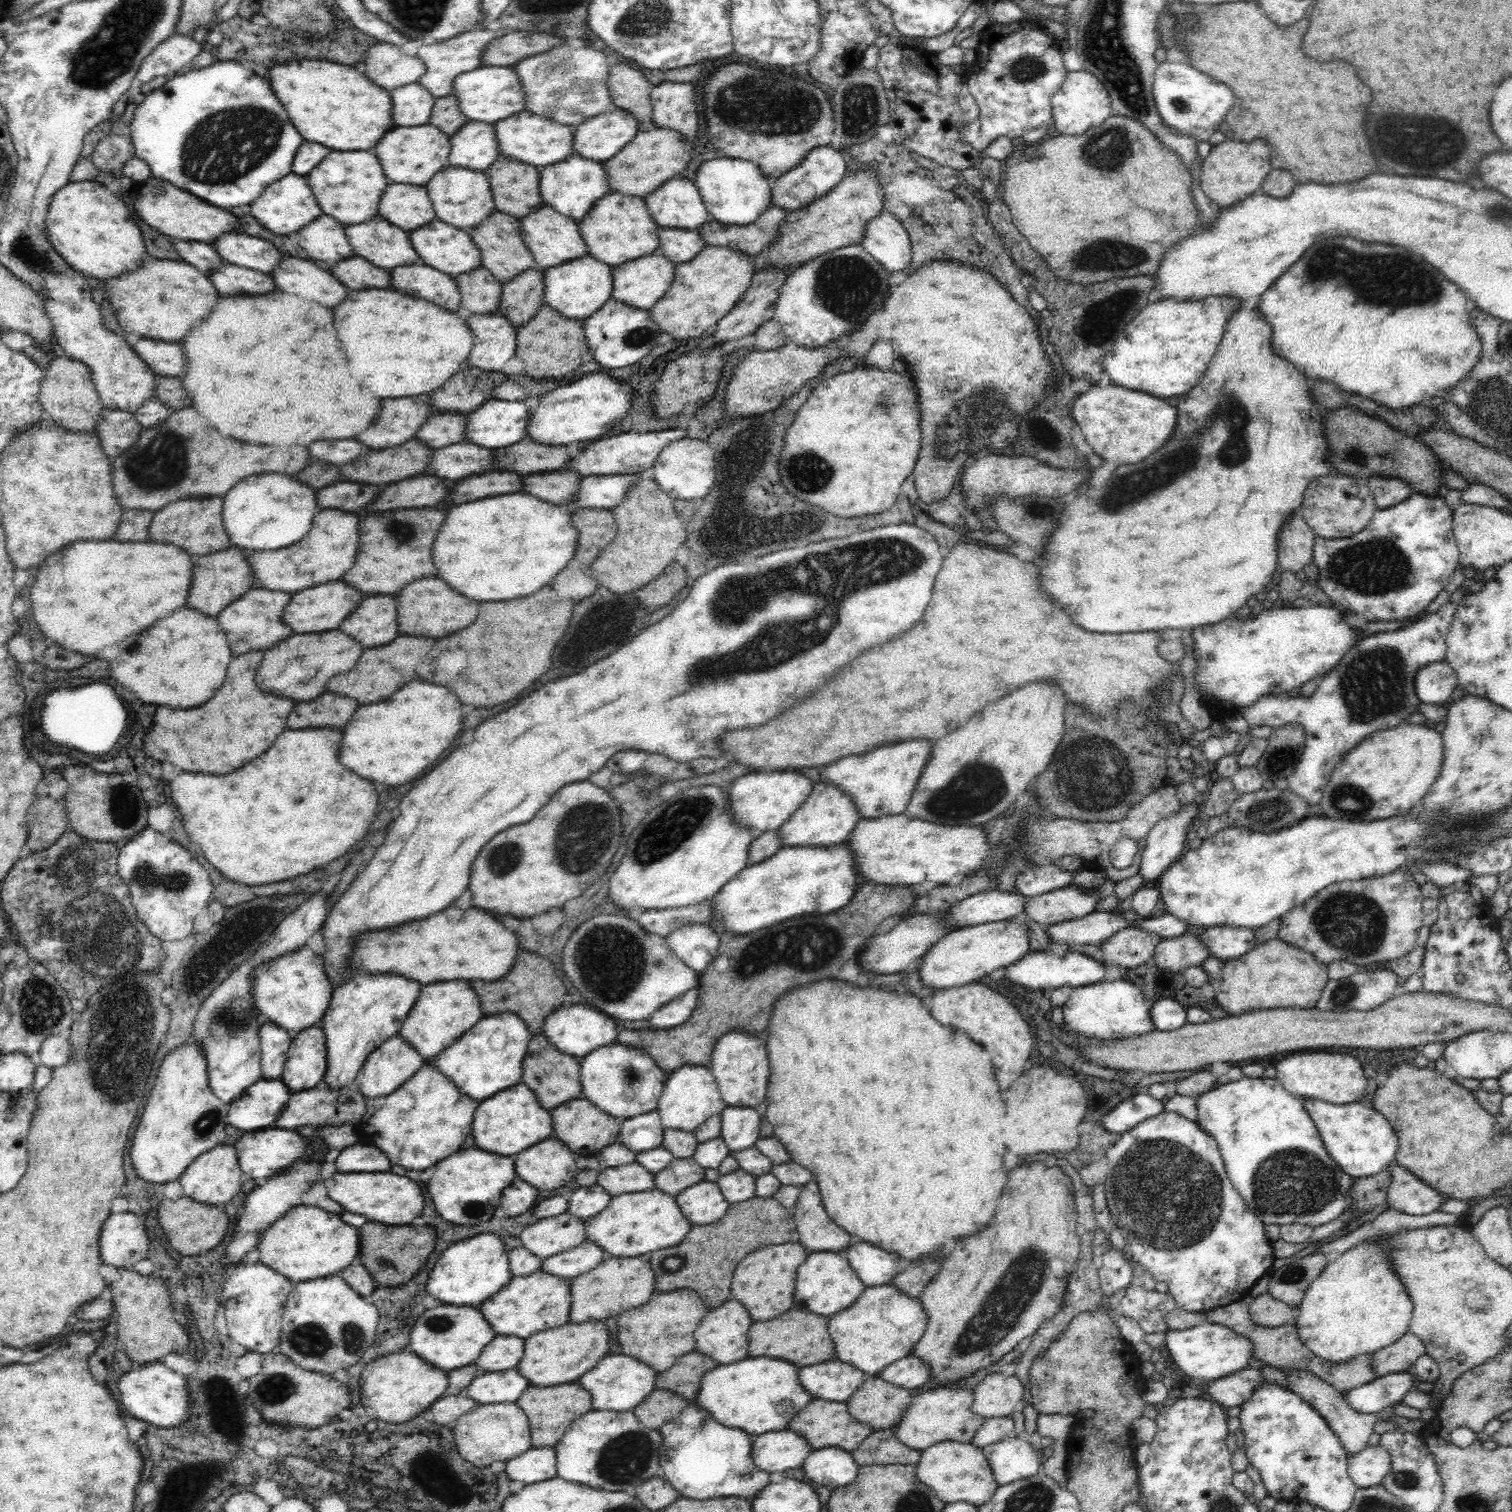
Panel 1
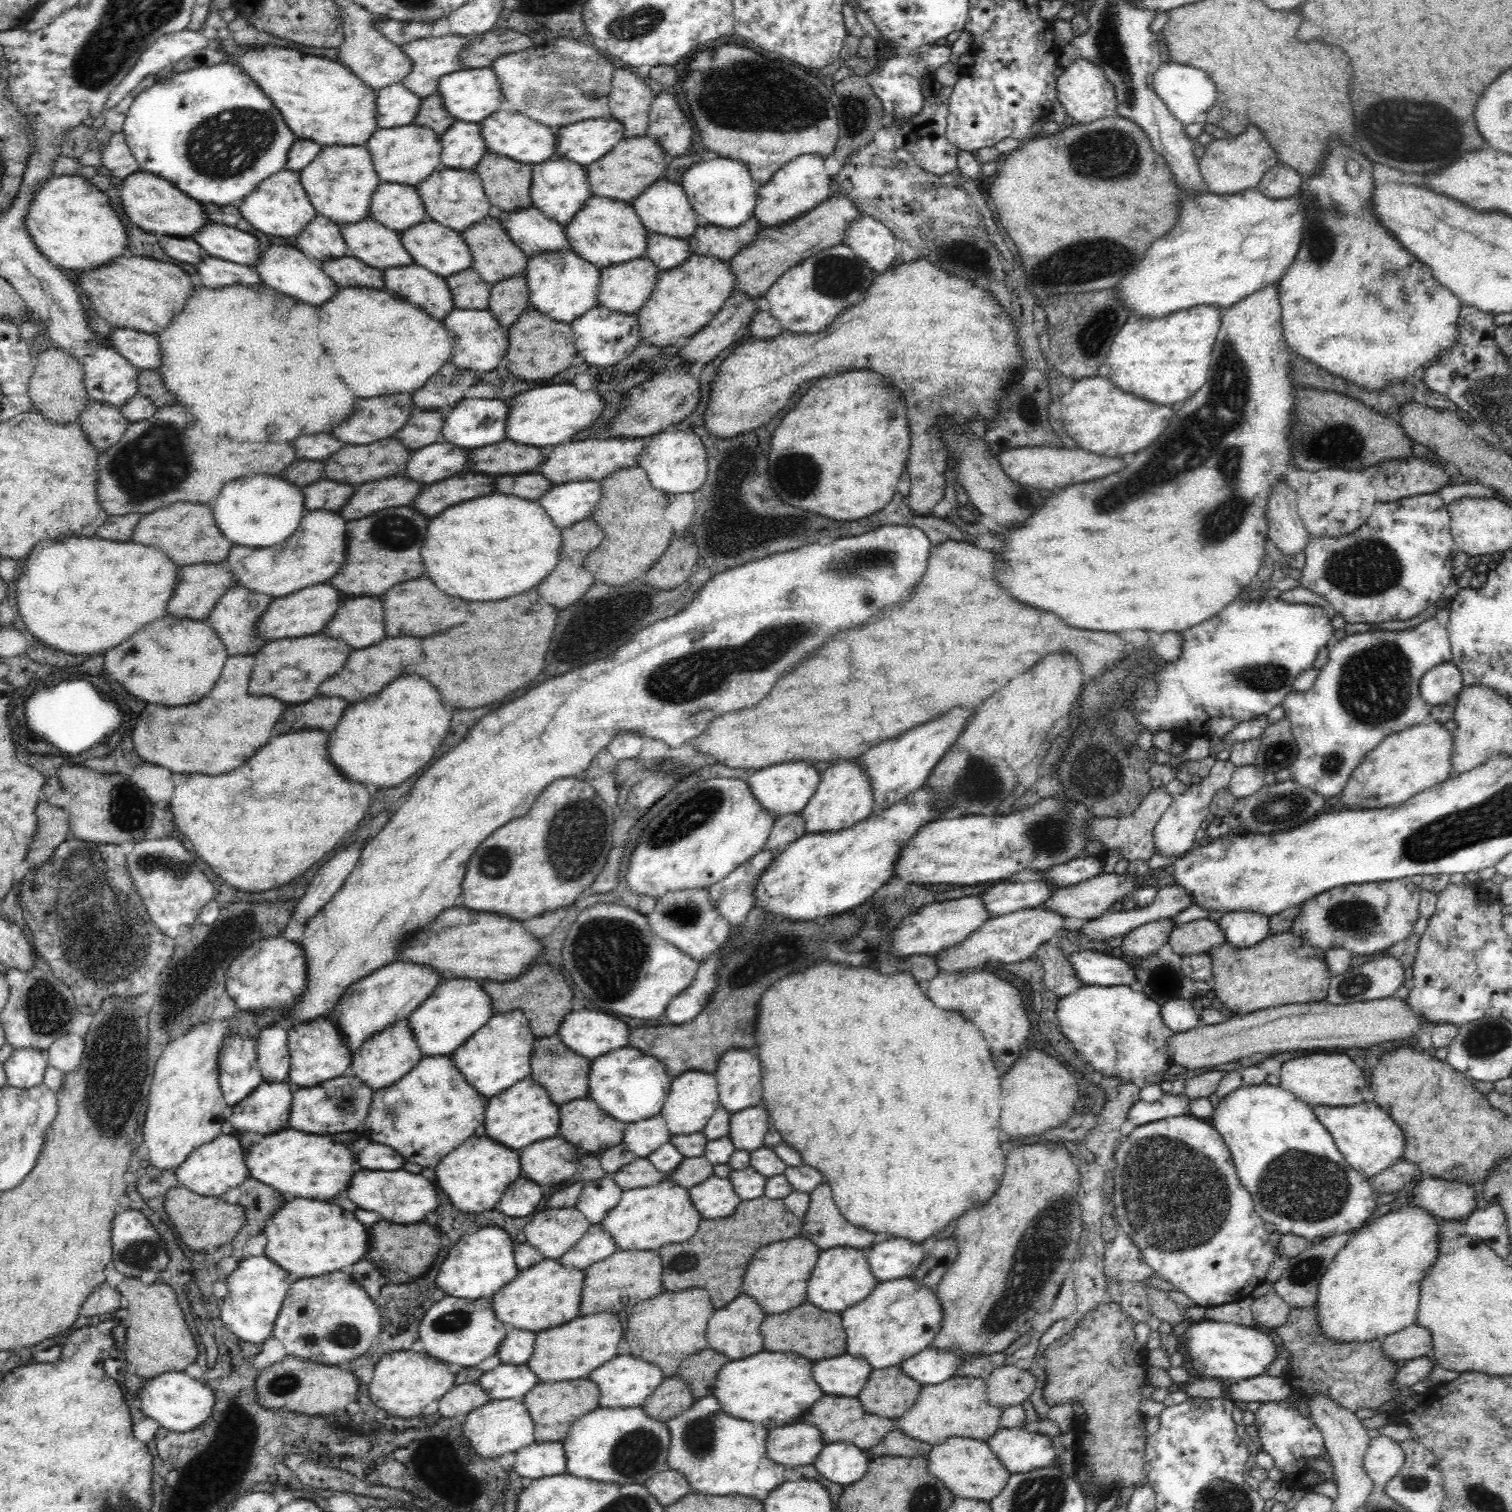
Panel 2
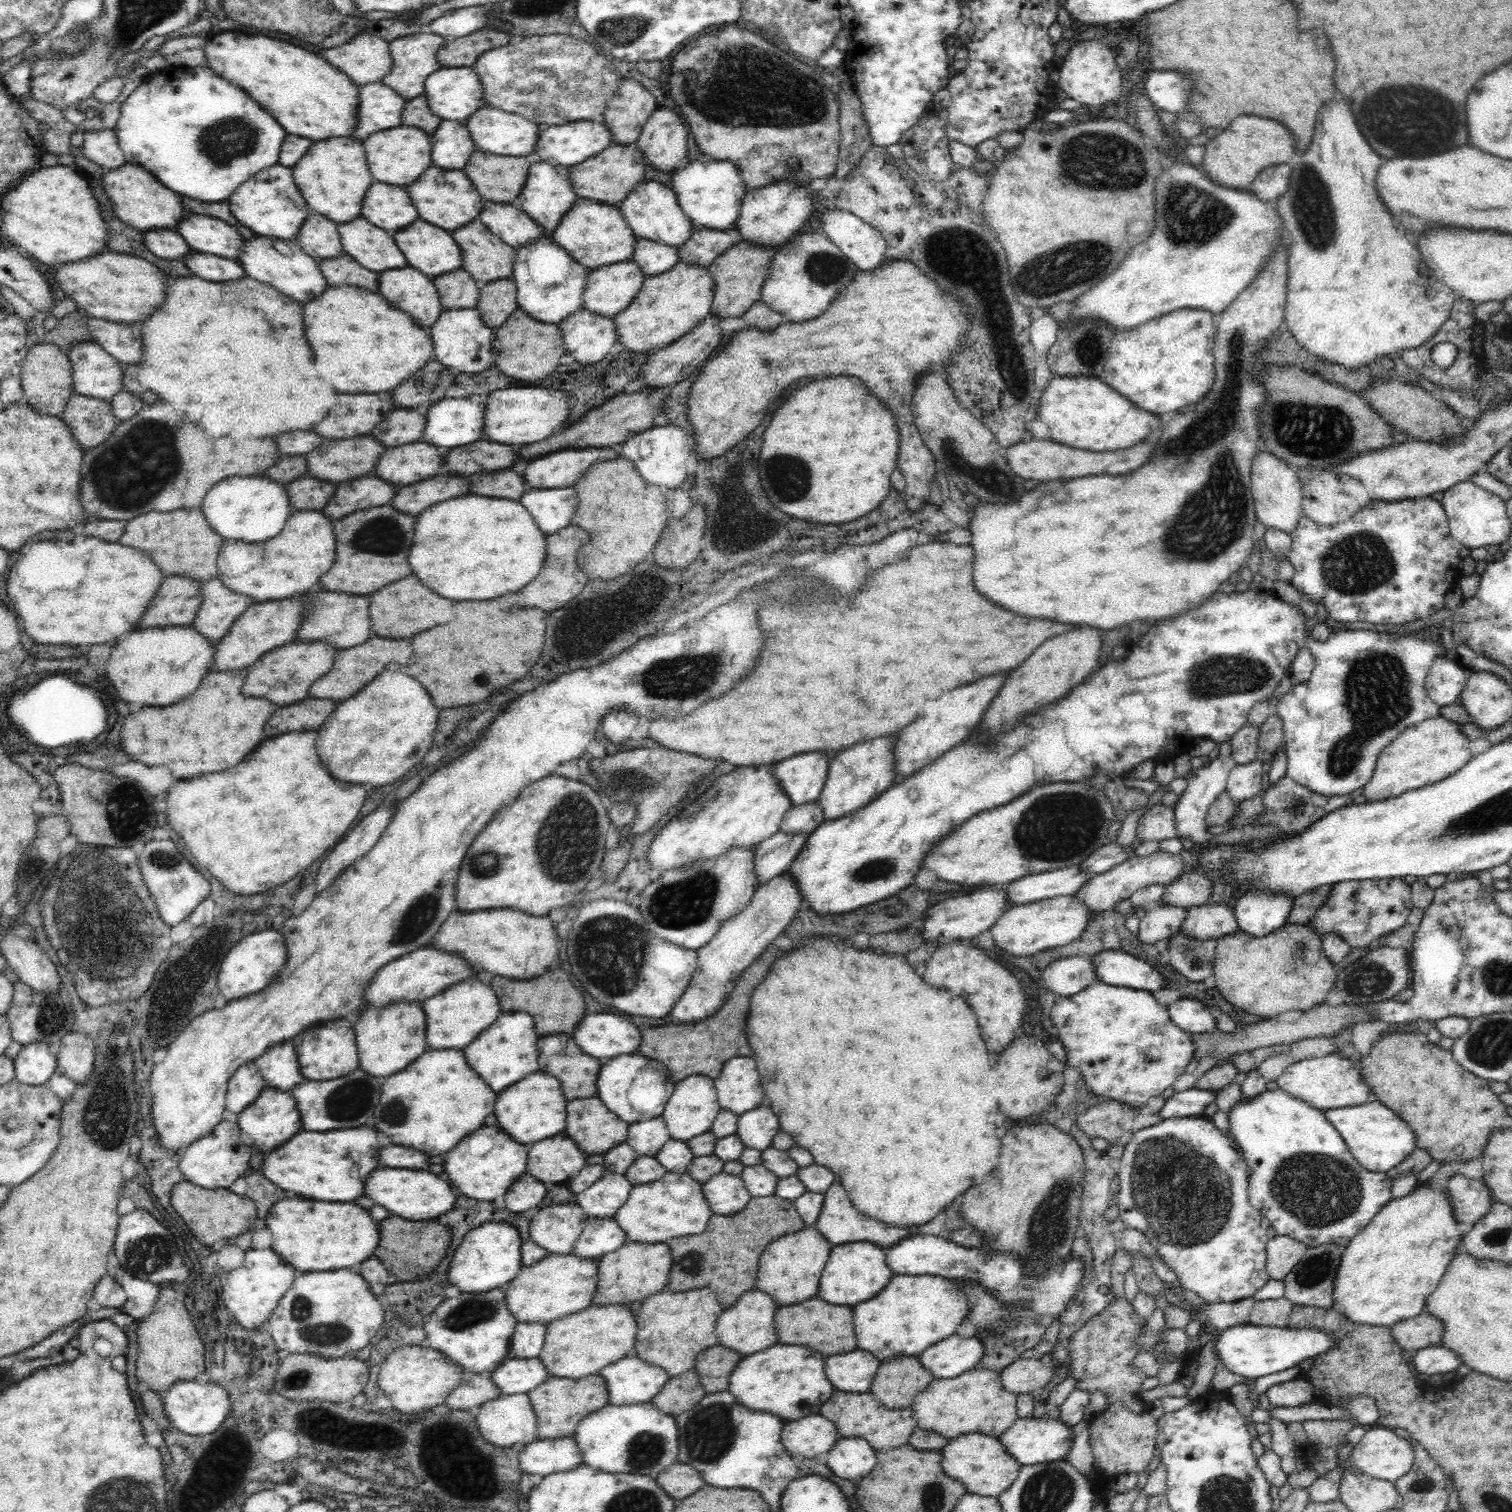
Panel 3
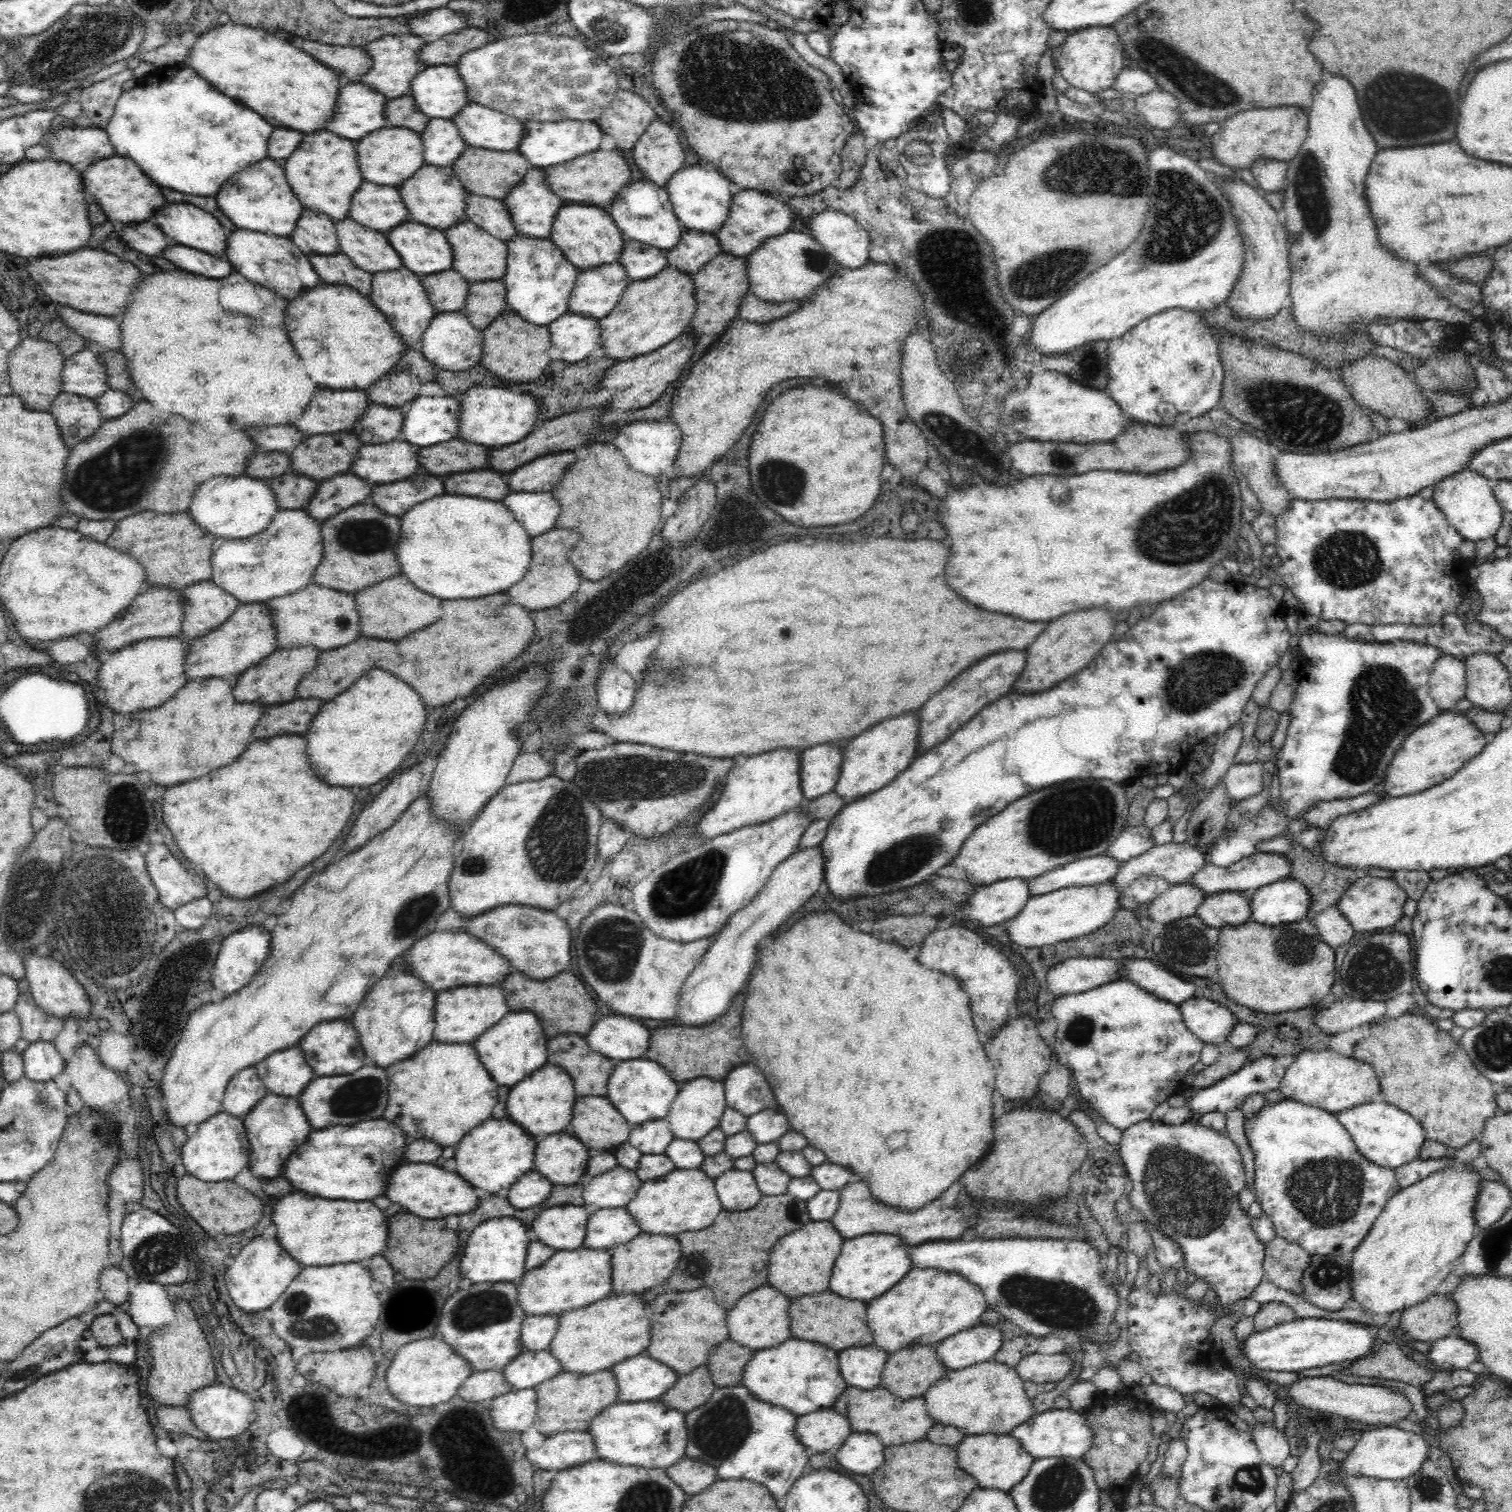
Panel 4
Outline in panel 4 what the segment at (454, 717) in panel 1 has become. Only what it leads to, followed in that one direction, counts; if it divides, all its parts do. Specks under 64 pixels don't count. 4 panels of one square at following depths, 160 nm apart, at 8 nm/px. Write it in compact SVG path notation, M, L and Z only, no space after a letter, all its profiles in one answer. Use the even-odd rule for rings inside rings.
M380 668L370 670L358 679L358 682L348 688L344 694L328 702L320 714L310 724L306 734L308 740L308 762L316 762L316 766L328 770L328 782L332 786L372 786L380 782L384 776L392 774L402 760L412 752L416 740L420 738L426 724L426 710L422 706L420 696L412 686L402 682L390 672Z

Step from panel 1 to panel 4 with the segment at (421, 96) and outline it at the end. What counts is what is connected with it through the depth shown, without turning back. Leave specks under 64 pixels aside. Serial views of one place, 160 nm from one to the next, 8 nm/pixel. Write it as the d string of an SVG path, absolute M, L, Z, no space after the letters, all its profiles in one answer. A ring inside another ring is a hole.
M363 82L344 83L340 89L336 118L328 122L326 130L348 140L360 140L366 134L388 126L385 114L388 99Z

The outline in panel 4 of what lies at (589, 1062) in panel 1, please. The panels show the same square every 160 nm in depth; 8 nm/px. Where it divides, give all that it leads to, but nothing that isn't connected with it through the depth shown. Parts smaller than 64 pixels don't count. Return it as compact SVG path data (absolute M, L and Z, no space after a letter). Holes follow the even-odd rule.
M626 1060L615 1064L608 1078L608 1100L616 1106L616 1110L626 1118L628 1124L643 1124L647 1120L664 1119L673 1098L678 1094L681 1084L672 1080L666 1070L652 1060Z

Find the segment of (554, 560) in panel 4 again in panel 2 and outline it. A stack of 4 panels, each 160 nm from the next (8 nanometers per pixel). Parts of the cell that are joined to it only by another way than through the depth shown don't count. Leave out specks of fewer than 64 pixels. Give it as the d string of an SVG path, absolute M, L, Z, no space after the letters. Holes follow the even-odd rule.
M590 518L582 520L568 528L561 529L561 531L563 544L558 564L554 572L548 578L544 578L544 582L540 586L536 586L538 592L542 594L544 602L552 604L558 610L564 610L566 606L574 604L578 598L582 598L588 592L588 588L590 588L594 581L592 575L588 574L583 568L584 561L588 554L595 551L597 546L602 544L605 536L602 527L598 526L598 523L594 523ZM580 584L590 584L590 586L580 586Z

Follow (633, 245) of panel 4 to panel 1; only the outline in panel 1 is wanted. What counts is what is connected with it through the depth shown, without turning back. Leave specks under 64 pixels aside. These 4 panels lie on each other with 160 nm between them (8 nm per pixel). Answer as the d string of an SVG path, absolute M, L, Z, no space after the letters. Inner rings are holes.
M660 228L658 252L674 264L690 262L708 246L698 229Z

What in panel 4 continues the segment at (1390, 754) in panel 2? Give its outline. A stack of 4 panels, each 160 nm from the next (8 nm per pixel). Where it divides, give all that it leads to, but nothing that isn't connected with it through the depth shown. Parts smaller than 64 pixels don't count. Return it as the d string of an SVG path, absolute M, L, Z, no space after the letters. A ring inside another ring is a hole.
M1451 710L1440 713L1434 720L1414 730L1394 752L1392 762L1384 770L1384 780L1378 791L1383 797L1417 794L1448 780L1456 771L1470 762L1486 746L1483 732L1468 718Z

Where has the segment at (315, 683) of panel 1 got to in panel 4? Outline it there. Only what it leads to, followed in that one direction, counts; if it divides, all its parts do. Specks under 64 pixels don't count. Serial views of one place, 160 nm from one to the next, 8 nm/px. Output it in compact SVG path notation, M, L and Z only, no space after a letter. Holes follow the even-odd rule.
M304 646L304 648L276 649L274 654L264 658L260 664L246 670L236 688L234 696L238 702L260 702L260 704L280 704L280 702L290 702L296 696L296 686L298 682L310 674L316 668L318 660L318 650L314 646Z

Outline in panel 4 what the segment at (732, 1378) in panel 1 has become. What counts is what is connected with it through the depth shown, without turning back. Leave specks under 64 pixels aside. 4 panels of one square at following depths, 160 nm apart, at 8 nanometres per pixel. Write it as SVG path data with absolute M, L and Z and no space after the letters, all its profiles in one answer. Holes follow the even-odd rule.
M794 1338L756 1351L742 1370L740 1384L756 1399L780 1406L796 1416L830 1409L847 1387L838 1370L838 1352L815 1342Z

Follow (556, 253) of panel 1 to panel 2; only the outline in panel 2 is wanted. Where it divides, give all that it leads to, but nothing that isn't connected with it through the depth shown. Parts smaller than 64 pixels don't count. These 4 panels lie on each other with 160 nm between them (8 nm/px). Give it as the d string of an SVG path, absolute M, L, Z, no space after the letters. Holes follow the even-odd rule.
M532 206L526 210L497 212L500 222L512 239L531 259L542 253L559 253L571 250L565 227L548 218Z

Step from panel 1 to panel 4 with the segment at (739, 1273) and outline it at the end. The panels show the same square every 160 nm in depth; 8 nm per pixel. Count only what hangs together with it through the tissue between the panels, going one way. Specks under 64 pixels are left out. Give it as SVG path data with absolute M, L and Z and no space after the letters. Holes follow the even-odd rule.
M810 1221L800 1230L790 1231L777 1239L770 1252L768 1264L768 1284L788 1298L814 1295L828 1289L828 1282L833 1265L845 1240L840 1237L830 1221Z

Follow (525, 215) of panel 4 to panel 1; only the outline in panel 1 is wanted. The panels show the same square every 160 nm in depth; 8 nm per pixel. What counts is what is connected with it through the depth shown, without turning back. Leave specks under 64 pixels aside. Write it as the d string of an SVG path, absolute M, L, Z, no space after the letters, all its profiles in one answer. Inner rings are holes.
M576 152L562 162L540 168L539 172L540 192L543 201L560 214L578 222L588 214L588 211L600 198L610 192L607 179L608 171L604 169L603 163L584 158Z

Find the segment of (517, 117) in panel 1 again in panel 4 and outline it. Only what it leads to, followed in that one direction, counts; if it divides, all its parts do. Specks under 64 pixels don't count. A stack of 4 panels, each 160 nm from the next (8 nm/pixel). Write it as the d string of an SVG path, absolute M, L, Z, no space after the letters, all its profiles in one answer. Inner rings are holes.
M475 103L464 106L453 121L464 142L477 149L516 151L524 136L524 121Z

